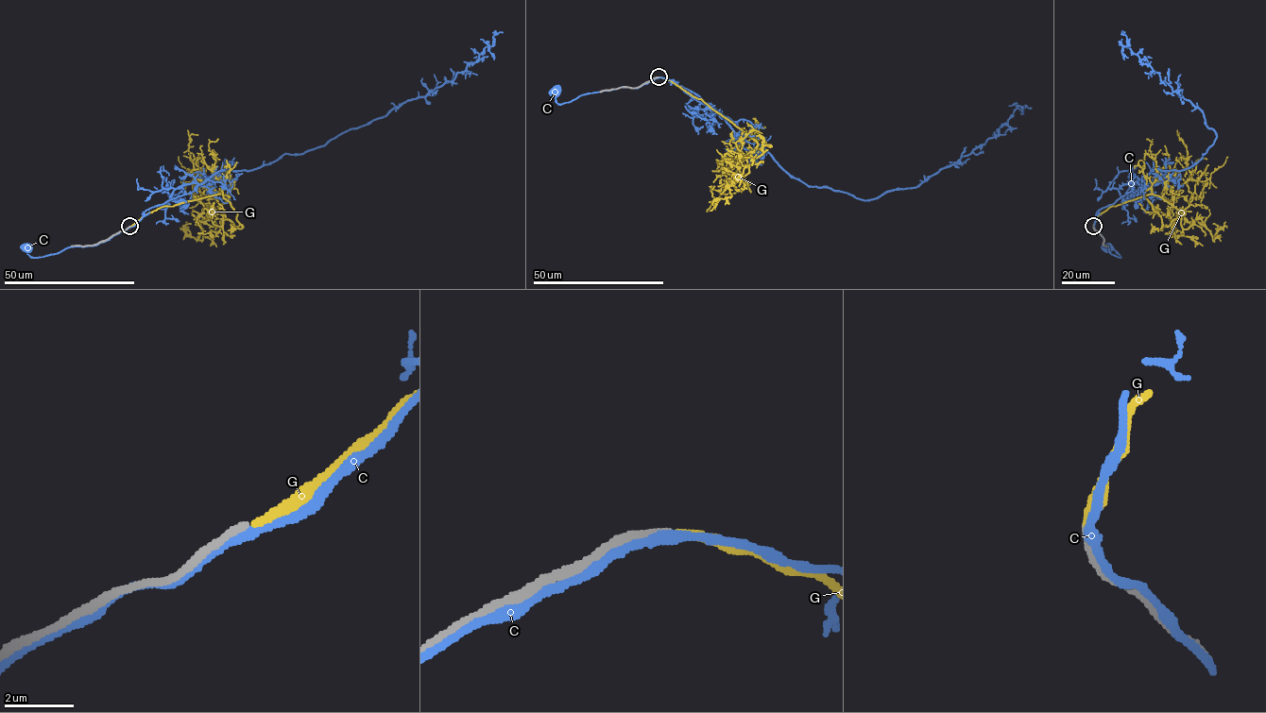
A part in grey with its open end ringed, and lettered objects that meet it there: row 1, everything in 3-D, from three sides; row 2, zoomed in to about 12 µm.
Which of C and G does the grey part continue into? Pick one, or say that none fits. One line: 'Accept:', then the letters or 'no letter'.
Accept: G

